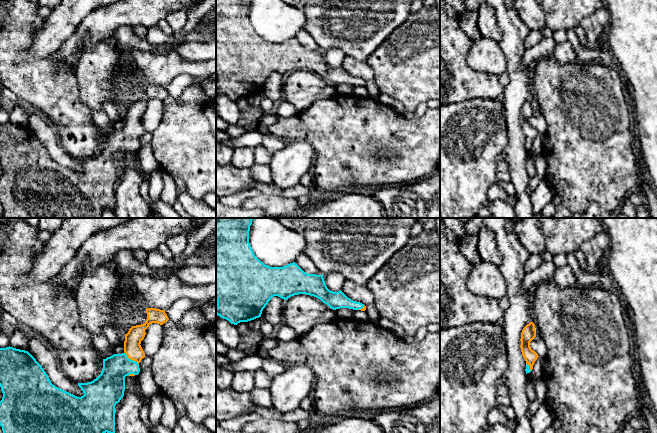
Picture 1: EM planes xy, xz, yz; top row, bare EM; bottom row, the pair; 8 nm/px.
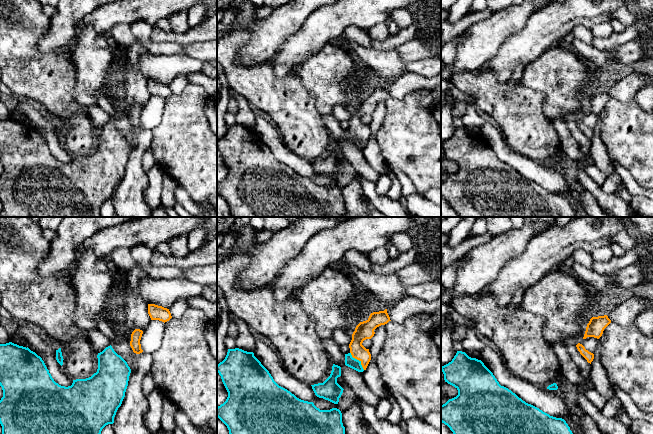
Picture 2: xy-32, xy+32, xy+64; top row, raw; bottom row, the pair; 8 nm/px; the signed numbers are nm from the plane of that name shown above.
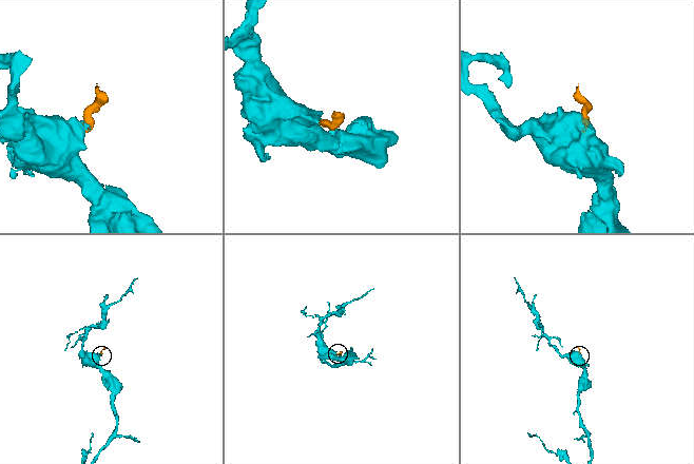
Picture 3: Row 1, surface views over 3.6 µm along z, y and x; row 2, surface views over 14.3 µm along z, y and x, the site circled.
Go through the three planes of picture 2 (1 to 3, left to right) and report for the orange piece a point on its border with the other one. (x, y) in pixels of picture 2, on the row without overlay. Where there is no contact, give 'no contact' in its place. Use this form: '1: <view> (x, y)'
1: no contact
2: xy+32 (358, 136)
3: no contact

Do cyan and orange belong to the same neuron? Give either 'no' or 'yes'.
yes

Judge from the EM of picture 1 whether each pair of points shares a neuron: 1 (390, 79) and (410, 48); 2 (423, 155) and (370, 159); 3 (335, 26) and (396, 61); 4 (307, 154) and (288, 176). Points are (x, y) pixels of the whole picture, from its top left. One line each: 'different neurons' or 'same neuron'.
1: same neuron
2: same neuron
3: different neurons
4: same neuron

